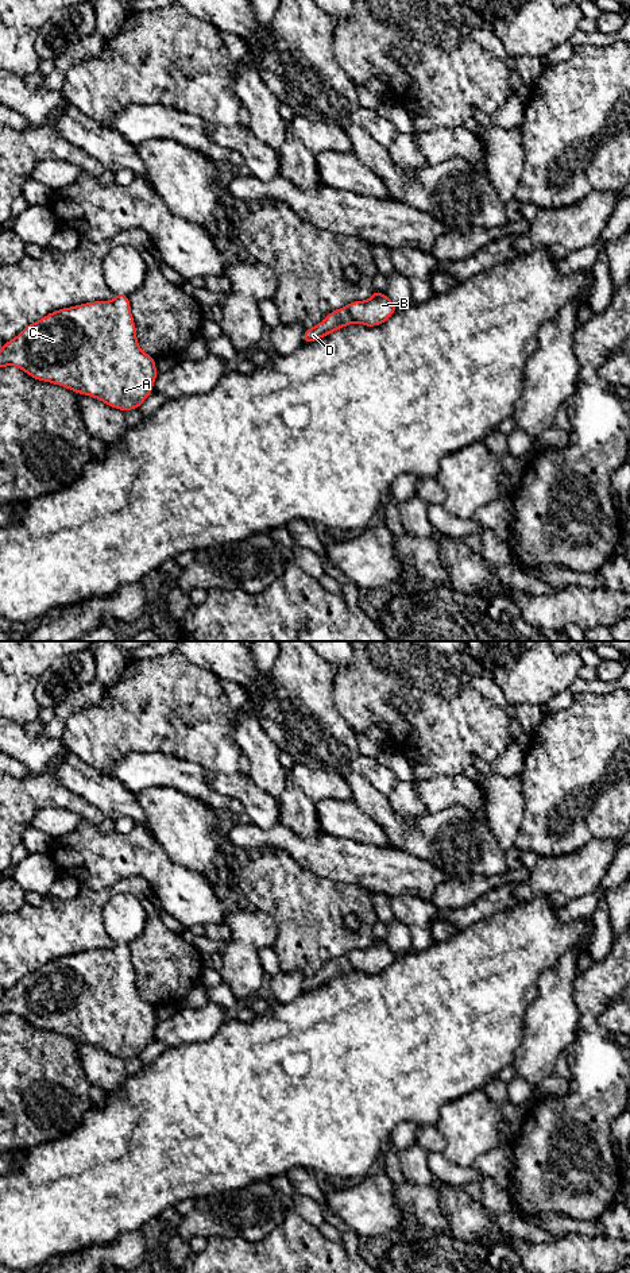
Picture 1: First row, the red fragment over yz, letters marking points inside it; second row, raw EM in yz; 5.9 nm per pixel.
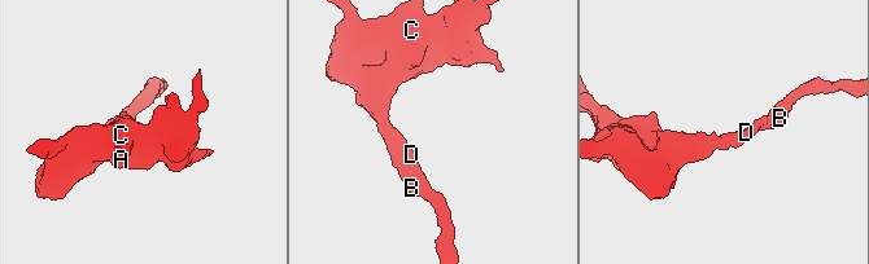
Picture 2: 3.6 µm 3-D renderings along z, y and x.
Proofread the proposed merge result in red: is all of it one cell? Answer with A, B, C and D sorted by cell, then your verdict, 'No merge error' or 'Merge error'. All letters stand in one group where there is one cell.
Groups: A B C D. No merge error

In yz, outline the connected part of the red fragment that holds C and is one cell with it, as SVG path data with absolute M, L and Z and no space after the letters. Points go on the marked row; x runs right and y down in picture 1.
M127 294L63 308L26 327L0 350L0 367L16 366L38 381L94 397L123 412L139 408L152 393L155 358L139 348Z

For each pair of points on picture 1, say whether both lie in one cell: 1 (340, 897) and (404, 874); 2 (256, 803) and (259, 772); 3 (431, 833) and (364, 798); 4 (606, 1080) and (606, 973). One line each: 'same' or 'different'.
1: different
2: different
3: same
4: same

